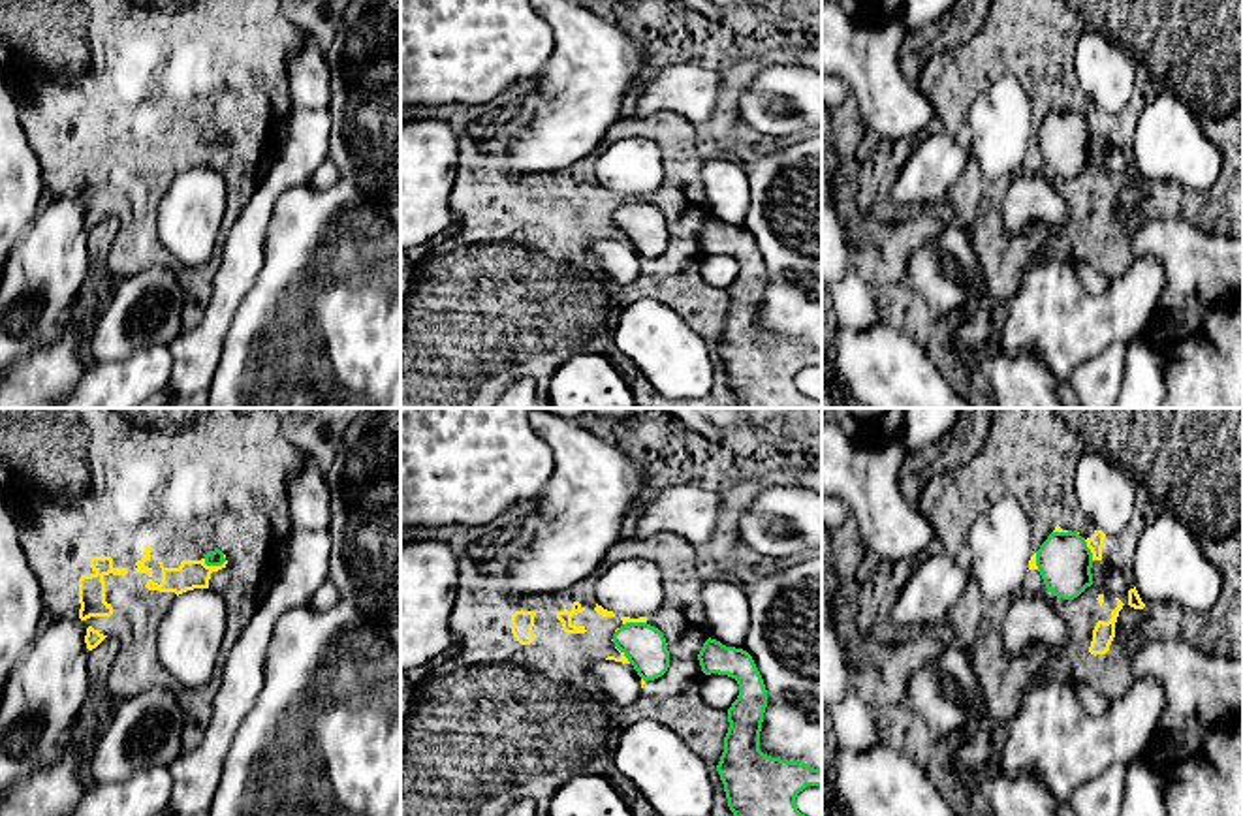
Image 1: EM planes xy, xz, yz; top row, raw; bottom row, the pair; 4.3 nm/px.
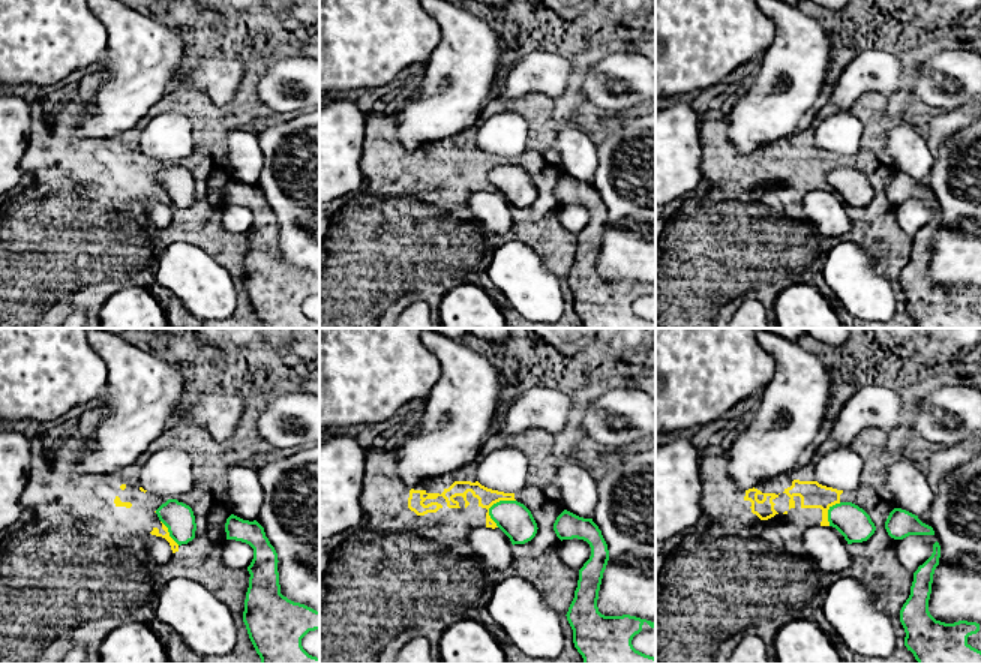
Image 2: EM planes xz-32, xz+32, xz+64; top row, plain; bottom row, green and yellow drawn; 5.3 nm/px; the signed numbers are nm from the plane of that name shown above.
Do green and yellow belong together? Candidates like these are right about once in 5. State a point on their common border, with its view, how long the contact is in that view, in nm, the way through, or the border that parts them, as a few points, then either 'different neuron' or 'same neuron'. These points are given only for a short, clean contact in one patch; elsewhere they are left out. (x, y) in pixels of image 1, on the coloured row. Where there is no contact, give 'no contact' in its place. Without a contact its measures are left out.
xy (217, 564) | 100 nm | along xy (224, 555), (220, 564), (204, 563) | different neuron

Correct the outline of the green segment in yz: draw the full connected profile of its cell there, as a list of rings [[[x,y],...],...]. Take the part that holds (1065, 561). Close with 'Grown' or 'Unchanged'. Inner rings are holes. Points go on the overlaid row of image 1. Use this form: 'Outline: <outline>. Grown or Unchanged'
Outline: [[[1051,532],[1036,551],[1046,588],[1062,600],[1078,598],[1093,585],[1093,553],[1078,532]]]. Unchanged

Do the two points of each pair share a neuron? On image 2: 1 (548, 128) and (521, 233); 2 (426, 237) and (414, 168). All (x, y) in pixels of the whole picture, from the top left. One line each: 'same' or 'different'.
1: same
2: same

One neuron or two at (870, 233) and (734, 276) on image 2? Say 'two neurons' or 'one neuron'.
one neuron

